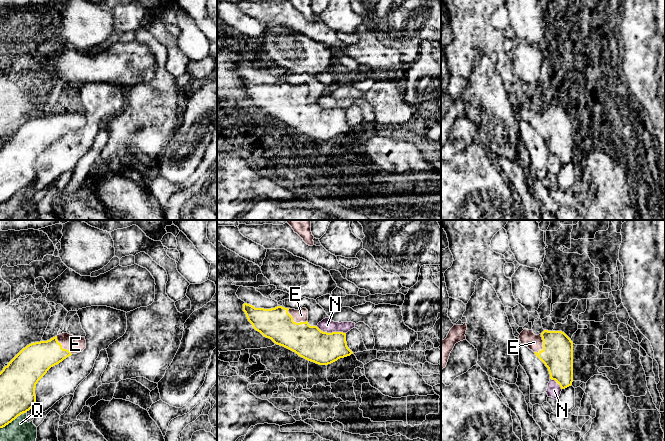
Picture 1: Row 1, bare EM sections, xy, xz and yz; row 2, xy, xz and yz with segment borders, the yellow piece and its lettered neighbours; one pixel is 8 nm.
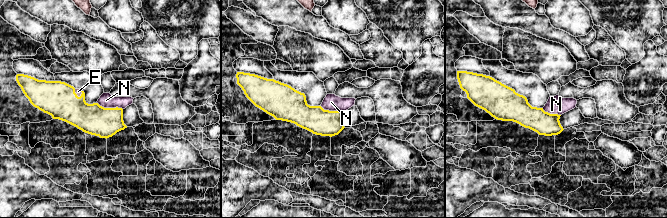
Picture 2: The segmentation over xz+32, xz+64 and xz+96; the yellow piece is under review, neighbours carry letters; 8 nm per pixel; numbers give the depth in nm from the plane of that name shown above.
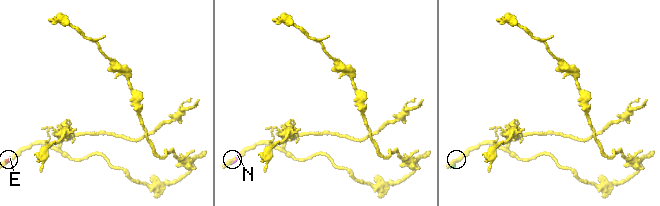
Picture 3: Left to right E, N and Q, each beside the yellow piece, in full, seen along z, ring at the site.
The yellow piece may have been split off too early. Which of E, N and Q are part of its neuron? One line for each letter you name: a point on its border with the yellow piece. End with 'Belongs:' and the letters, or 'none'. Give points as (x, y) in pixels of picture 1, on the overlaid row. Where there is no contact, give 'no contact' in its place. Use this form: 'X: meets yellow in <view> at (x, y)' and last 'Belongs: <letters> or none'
E: meets yellow in xz at (293, 321)
Belongs: E

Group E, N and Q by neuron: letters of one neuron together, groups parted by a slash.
E / N Q

